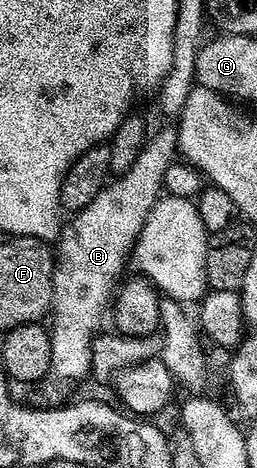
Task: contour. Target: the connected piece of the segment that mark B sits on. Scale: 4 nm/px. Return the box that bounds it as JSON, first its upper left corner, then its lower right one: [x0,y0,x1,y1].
[38,130,178,407]

